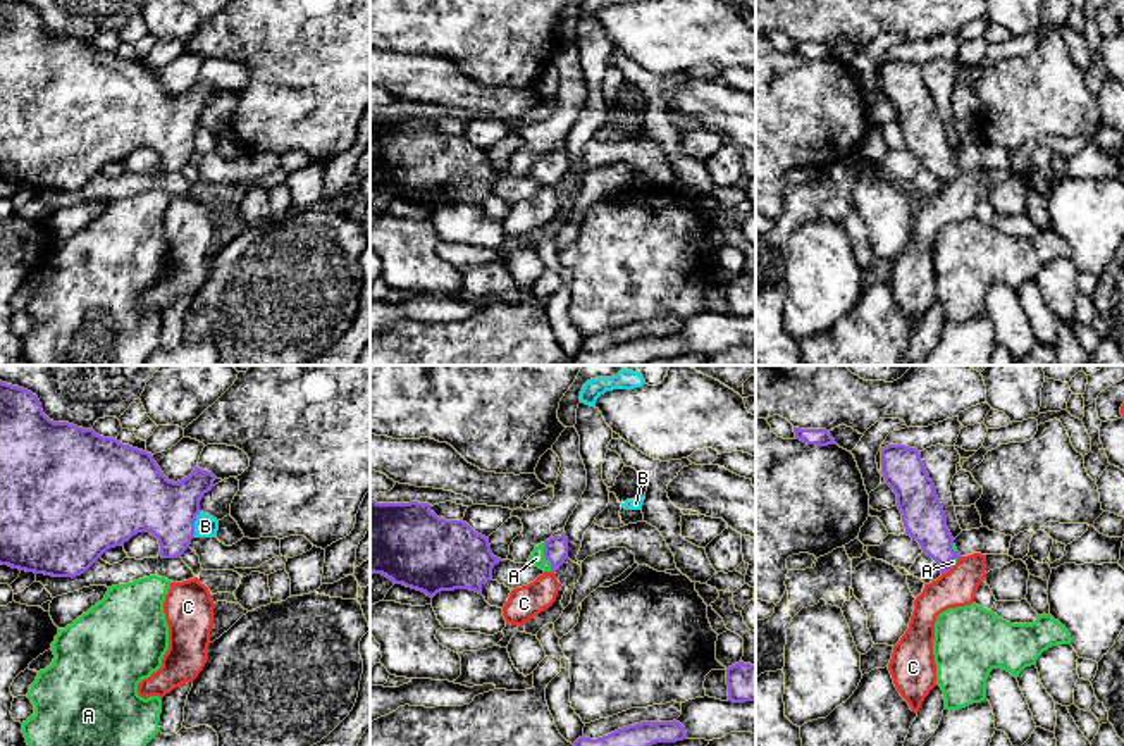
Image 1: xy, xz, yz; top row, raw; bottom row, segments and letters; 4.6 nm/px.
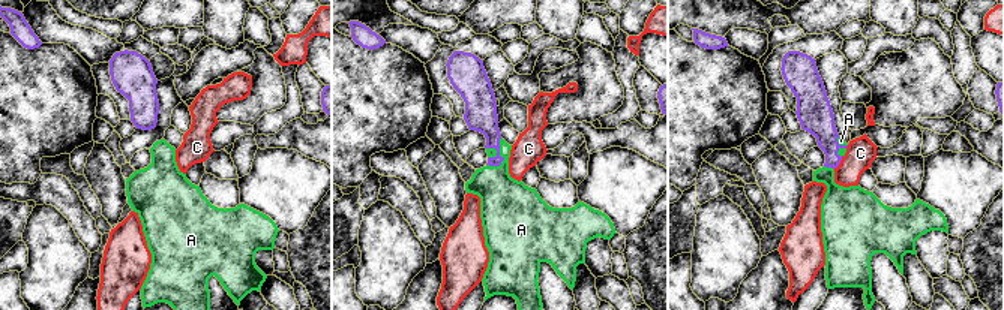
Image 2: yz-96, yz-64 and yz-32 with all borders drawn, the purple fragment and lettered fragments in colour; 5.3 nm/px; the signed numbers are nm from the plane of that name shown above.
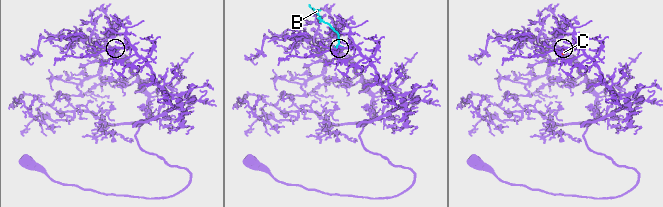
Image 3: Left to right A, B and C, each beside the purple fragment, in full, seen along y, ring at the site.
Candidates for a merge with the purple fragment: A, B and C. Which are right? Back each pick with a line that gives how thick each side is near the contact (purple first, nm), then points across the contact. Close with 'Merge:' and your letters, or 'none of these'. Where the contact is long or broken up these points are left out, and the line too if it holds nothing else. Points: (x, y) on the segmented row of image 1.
A: 110/70 nm | across xz (555, 548), (544, 557), (536, 559)
Merge: A

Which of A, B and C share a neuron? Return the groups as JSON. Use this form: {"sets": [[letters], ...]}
{"sets": [["A"], ["B"], ["C"]]}

